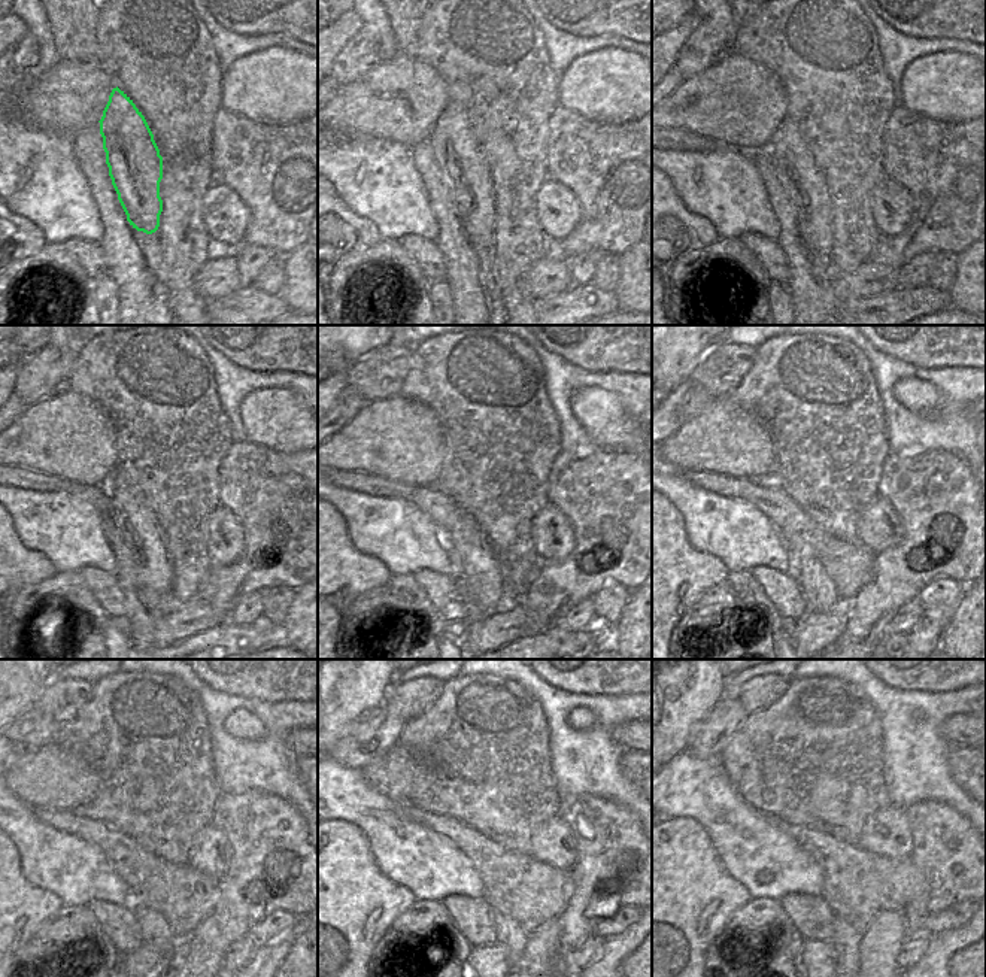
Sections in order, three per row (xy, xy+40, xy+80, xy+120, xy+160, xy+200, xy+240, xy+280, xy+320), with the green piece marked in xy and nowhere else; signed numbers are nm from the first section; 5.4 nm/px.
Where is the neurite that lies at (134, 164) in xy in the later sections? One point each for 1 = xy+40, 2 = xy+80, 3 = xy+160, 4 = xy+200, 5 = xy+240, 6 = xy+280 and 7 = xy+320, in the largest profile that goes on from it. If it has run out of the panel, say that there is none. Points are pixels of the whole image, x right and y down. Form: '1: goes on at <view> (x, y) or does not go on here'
1: goes on at xy+40 (458, 154)
2: goes on at xy+80 (800, 176)
3: goes on at xy+160 (481, 579)
4: goes on at xy+200 (819, 591)
5: goes on at xy+240 (155, 932)
6: goes on at xy+280 (510, 935)
7: goes on at xy+320 (846, 941)

